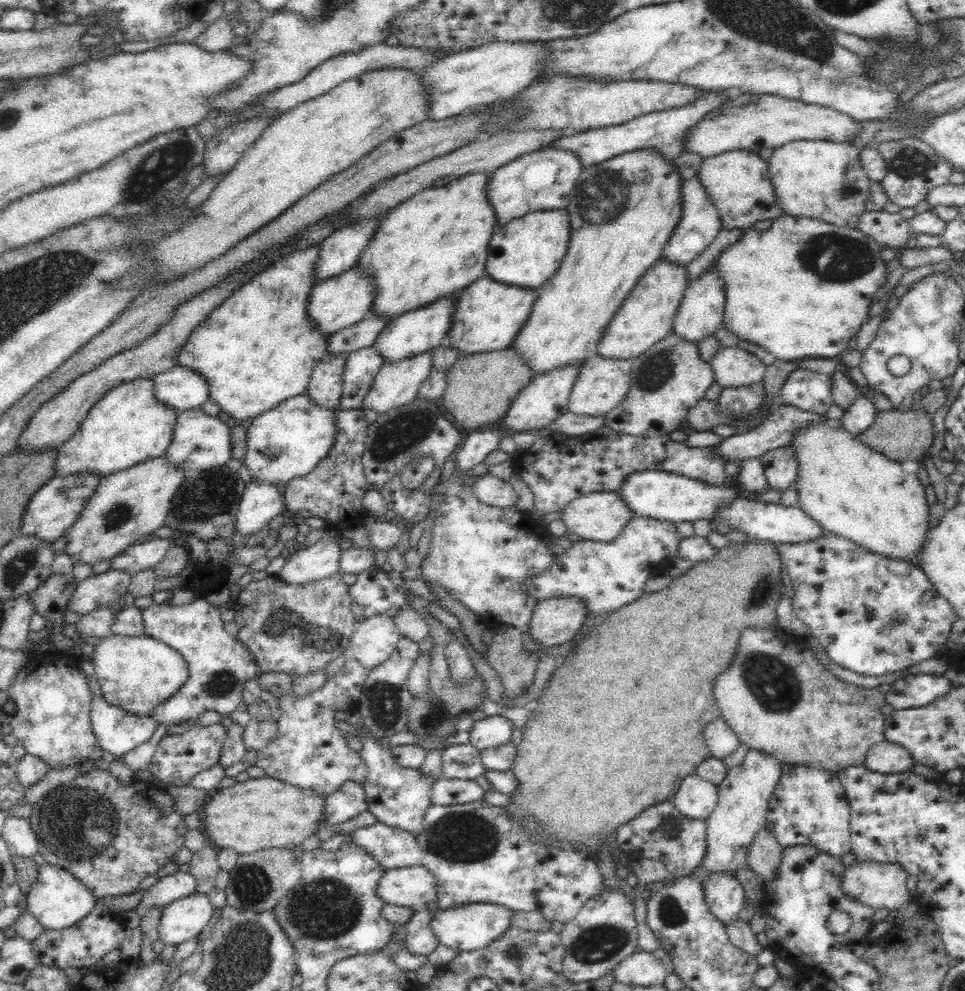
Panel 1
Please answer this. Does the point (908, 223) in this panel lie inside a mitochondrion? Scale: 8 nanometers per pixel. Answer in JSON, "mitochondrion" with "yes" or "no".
{"mitochondrion":"no"}

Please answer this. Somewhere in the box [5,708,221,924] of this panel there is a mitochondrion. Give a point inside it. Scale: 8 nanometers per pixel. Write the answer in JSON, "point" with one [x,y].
{"point":[80,823]}

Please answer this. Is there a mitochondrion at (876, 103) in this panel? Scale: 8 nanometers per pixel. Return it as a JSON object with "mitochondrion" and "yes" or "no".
{"mitochondrion":"no"}

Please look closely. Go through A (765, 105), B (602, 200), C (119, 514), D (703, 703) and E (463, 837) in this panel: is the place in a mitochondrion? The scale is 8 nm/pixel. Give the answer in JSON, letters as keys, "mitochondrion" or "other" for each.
{"A":"other","B":"mitochondrion","C":"mitochondrion","D":"other","E":"mitochondrion"}

